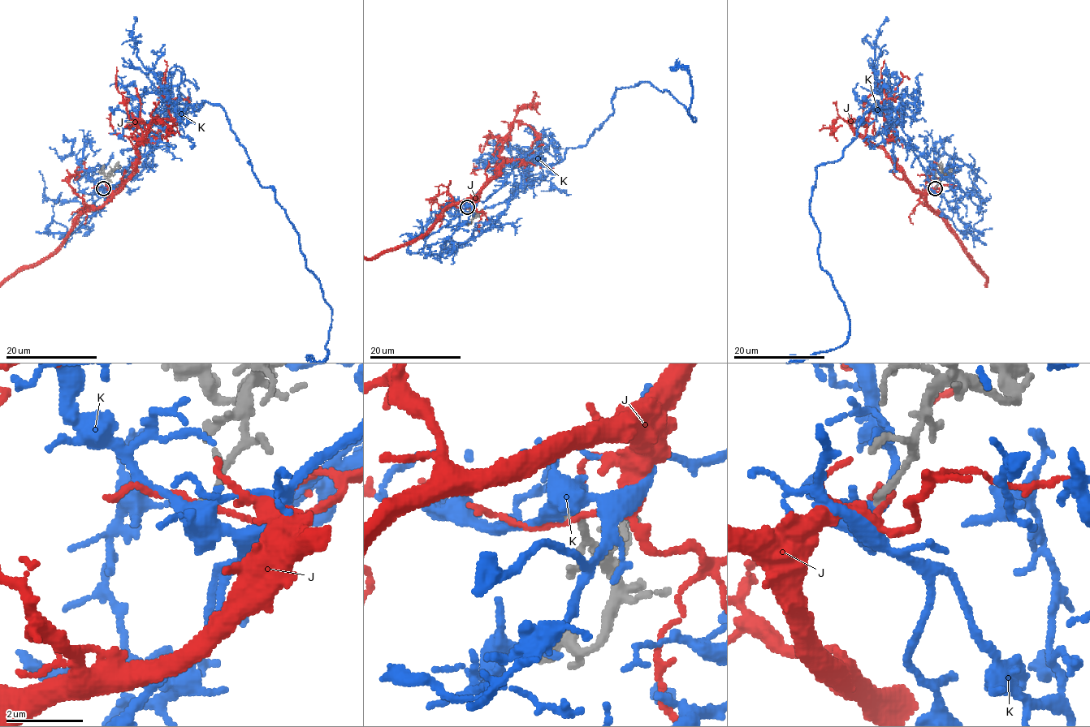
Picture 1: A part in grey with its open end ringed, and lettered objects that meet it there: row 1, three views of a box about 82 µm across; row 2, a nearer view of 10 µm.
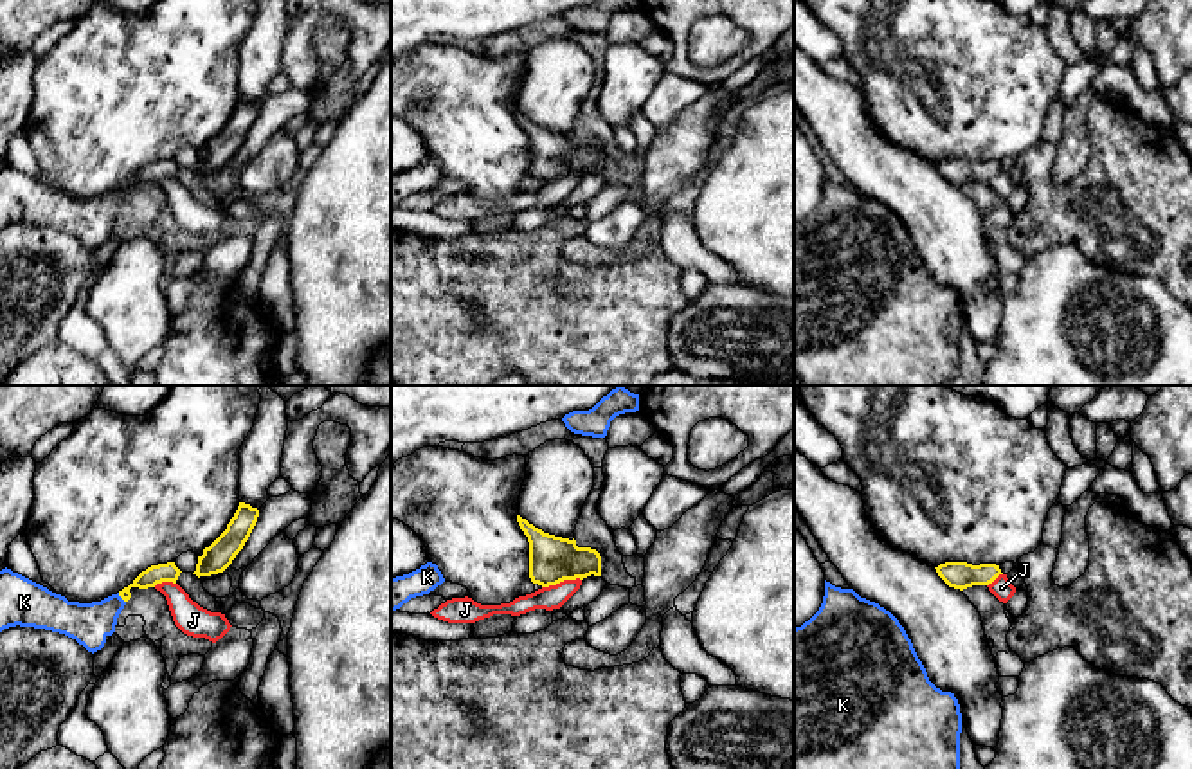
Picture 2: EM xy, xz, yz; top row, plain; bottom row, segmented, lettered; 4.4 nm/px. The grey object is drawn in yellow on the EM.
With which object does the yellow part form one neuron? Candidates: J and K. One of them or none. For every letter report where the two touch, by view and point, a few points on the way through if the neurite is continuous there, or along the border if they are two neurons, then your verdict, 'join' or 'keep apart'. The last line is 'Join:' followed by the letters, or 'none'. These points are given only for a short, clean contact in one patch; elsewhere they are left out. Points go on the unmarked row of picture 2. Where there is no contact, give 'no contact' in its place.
J: meets yellow in xz at (560, 177); border along xz (580, 175), (564, 175), (542, 184); keep apart
K: meets yellow in xy at (121, 193); runs through xy (153, 171), (134, 180), (121, 193), (98, 217), (89, 220); join
Join: K

